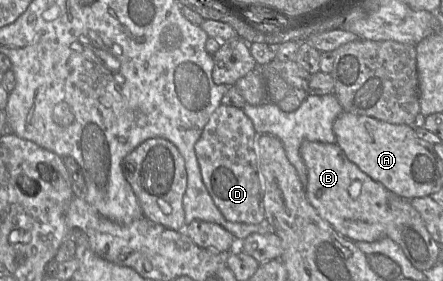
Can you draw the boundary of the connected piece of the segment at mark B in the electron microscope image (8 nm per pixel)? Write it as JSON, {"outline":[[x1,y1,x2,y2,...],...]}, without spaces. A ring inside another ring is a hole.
{"outline":[[305,140,299,151,307,169,307,199,322,219,352,242,374,242,386,236,389,190,351,162,337,143]]}

